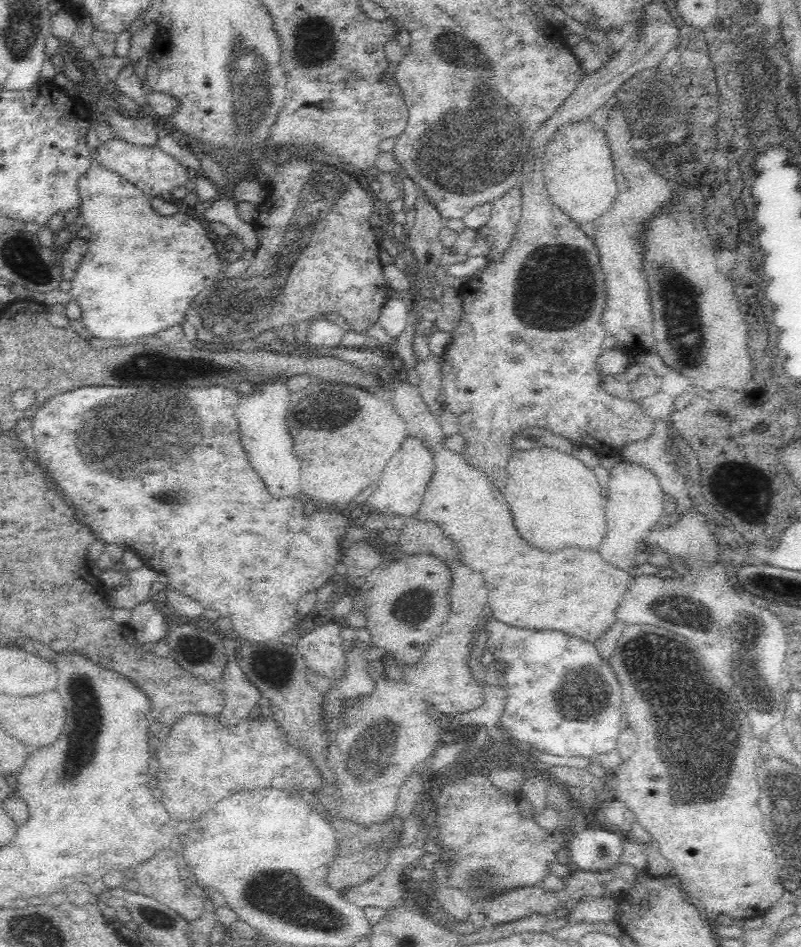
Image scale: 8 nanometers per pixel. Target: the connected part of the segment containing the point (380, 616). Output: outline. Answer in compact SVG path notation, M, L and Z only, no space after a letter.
M387 551L381 563L360 583L360 592L365 602L364 614L368 619L366 629L372 635L372 643L390 654L400 667L408 667L420 661L426 648L436 636L440 636L450 615L451 570L442 558L434 555L409 555Z

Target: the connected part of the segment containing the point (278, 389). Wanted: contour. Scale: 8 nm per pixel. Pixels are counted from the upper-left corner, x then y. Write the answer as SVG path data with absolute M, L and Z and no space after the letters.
M274 379L258 383L252 394L240 397L237 406L240 434L244 440L242 444L246 448L248 460L252 468L262 476L268 492L276 498L294 496L300 492L300 484L298 484L300 464L298 458L292 454L292 438L284 420L291 400L285 381Z

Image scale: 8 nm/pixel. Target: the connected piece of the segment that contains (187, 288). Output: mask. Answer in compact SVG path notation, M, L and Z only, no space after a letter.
M96 130L88 134L87 140L87 147L92 151L92 166L84 176L80 176L78 194L82 202L80 216L91 235L87 239L87 253L71 281L72 288L68 293L80 307L82 324L91 336L130 343L140 336L155 336L165 328L181 324L192 299L222 280L224 265L212 244L213 235L203 221L188 216L183 209L168 218L154 214L152 198L124 181L116 172L97 164L96 150L101 143Z

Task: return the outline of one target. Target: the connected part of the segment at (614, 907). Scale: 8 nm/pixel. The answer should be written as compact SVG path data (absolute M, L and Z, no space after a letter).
M602 897L599 899L580 900L571 914L572 922L618 922L620 906L617 899Z

